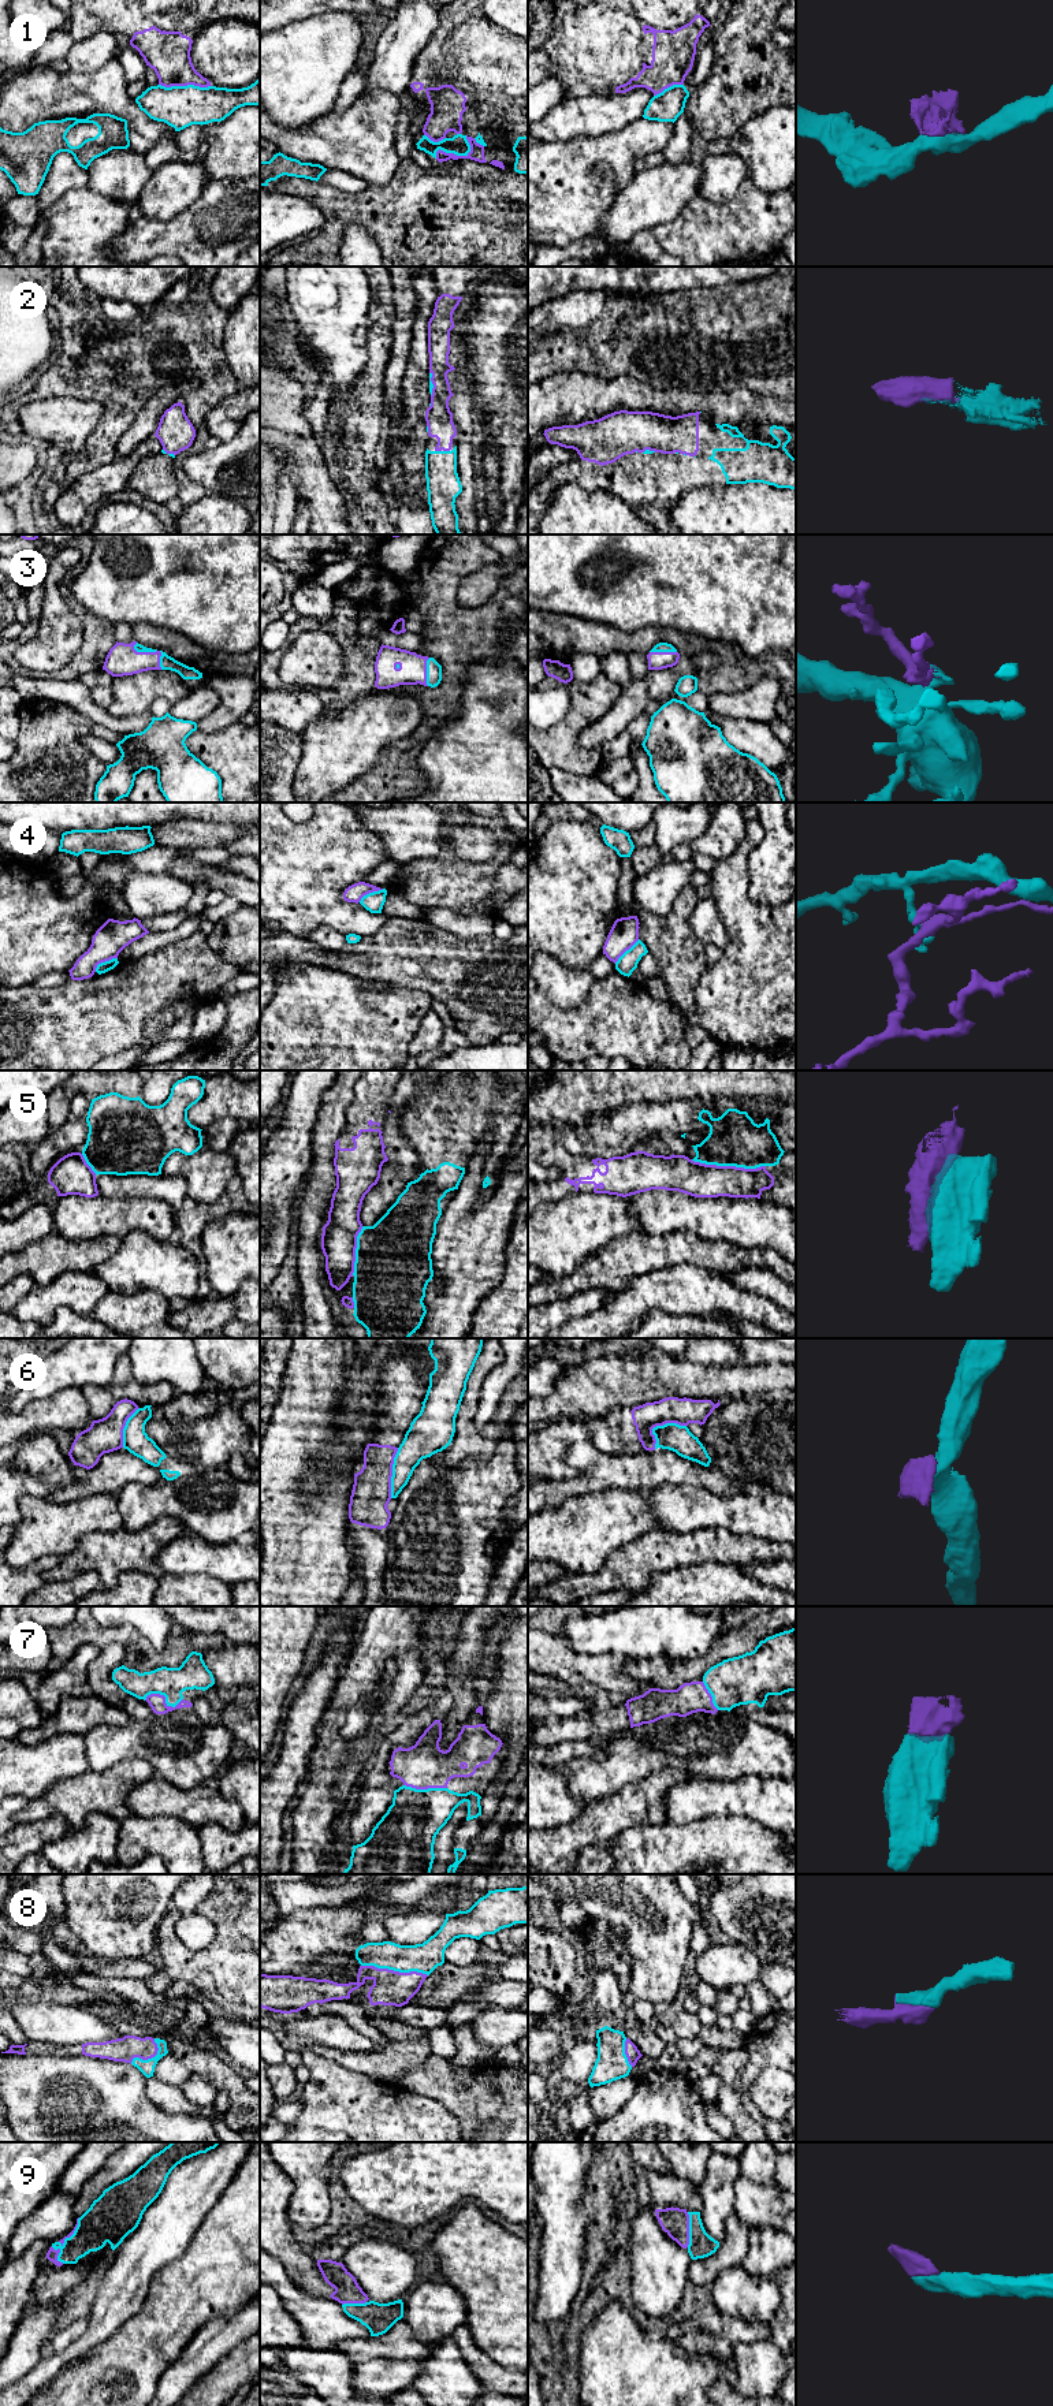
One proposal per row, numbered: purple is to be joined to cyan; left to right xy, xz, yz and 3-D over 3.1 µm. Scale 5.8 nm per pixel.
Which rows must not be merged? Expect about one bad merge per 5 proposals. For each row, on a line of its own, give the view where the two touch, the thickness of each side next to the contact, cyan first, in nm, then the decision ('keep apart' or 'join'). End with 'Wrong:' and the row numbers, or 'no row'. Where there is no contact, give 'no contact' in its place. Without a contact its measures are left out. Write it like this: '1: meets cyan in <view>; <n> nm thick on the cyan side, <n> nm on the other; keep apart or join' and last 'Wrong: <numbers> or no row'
1: meets cyan in xz; 120 nm thick on the cyan side, 90 nm on the other; keep apart
2: meets cyan in xz; 200 nm thick on the cyan side, 160 nm on the other; join
3: meets cyan in xy; 50 nm thick on the cyan side, 190 nm on the other; join
4: meets cyan in xy; 60 nm thick on the cyan side, 190 nm on the other; keep apart
5: meets cyan in yz; 300 nm thick on the cyan side, 200 nm on the other; keep apart
6: meets cyan in yz; 160 nm thick on the cyan side, 160 nm on the other; keep apart
7: meets cyan in xy; 180 nm thick on the cyan side, 100 nm on the other; join
8: meets cyan in xz; 180 nm thick on the cyan side, 200 nm on the other; join
9: meets cyan in yz; 150 nm thick on the cyan side, 160 nm on the other; join
Wrong: 1, 4, 5, 6

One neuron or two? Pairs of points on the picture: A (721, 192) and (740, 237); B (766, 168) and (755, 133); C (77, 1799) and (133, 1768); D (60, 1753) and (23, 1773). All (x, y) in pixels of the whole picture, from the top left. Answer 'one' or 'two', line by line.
A: two
B: one
C: one
D: one

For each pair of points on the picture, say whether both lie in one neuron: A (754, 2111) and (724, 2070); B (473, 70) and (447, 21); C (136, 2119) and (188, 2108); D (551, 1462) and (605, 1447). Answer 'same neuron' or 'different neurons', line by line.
A: different neurons
B: same neuron
C: different neurons
D: same neuron

